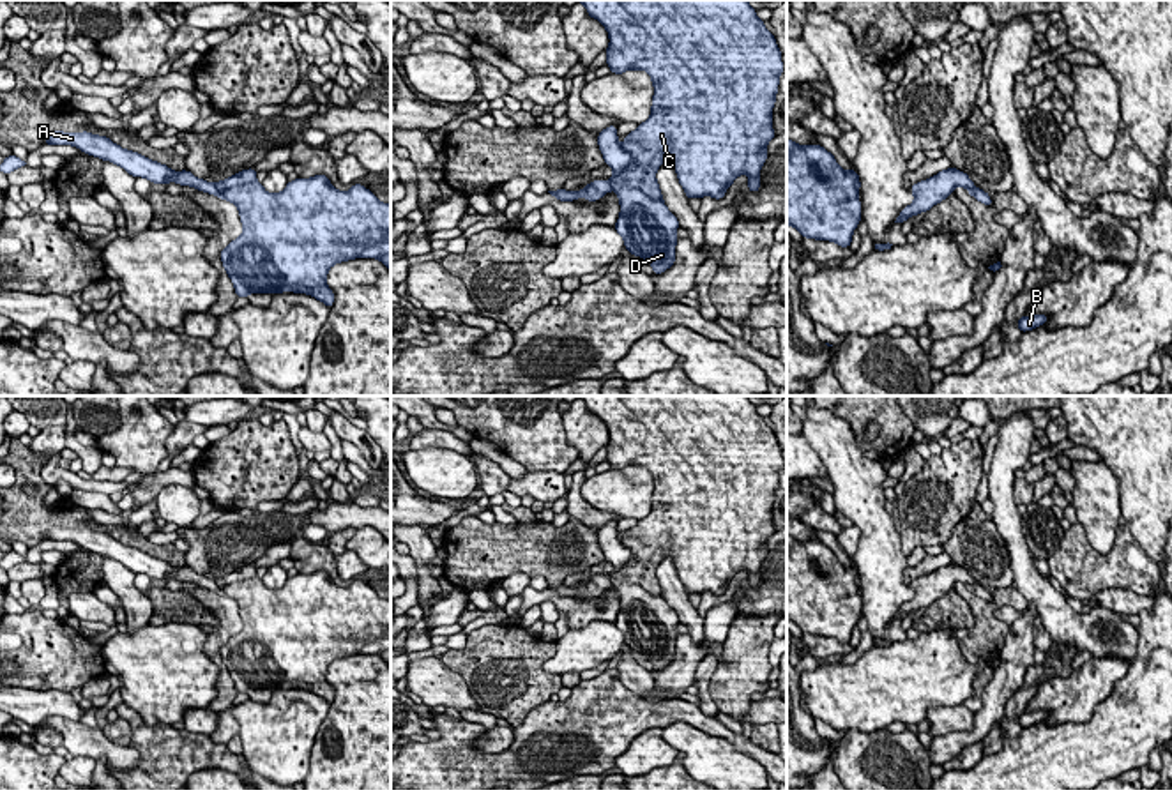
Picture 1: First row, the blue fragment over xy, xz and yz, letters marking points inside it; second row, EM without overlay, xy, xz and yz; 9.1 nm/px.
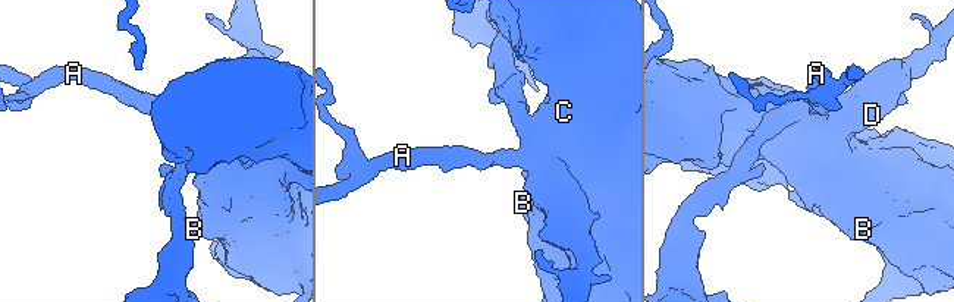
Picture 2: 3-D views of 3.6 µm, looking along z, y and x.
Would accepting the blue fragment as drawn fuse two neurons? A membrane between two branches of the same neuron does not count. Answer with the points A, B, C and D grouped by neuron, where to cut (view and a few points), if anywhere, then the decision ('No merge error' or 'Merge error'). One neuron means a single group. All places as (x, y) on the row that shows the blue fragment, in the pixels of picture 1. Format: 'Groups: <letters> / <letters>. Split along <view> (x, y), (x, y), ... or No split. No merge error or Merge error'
Groups: A B C / D. Split along xz (621, 145), (631, 156), (631, 163), (619, 179), (662, 200). Merge error

